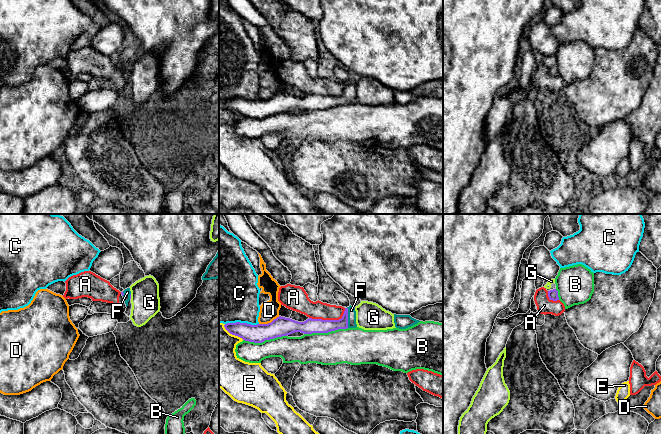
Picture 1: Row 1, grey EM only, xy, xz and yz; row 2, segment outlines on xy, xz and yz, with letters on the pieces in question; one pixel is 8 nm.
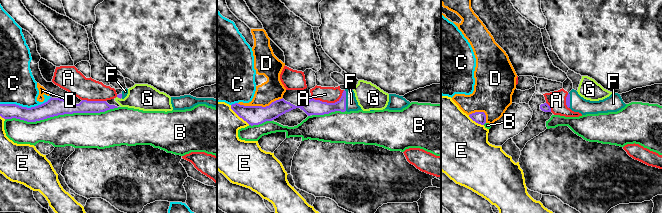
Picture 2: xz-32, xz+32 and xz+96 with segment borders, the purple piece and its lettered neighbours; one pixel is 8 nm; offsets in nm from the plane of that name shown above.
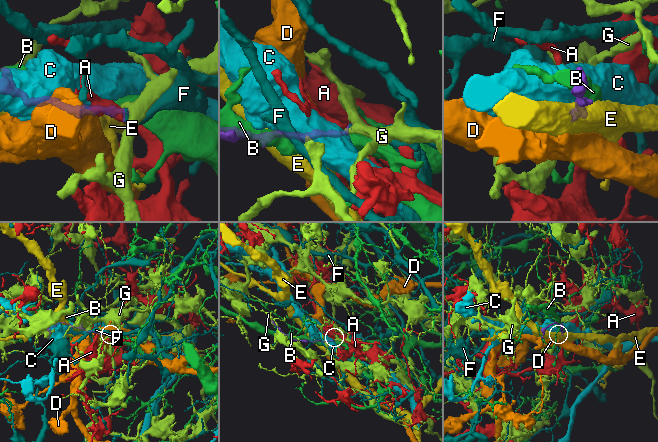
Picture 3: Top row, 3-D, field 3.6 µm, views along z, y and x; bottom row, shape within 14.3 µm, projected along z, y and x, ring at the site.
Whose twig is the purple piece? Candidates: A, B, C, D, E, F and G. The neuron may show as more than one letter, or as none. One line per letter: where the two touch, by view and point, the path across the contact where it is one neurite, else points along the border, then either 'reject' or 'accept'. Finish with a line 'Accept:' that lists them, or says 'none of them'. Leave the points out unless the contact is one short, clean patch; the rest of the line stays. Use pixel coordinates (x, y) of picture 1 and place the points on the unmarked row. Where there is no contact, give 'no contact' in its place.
A: contact xz (329, 96); border xz (345, 84), (342, 92), (338, 95), (309, 94); reject
B: contact xz (325, 108); reject
C: contact xz (241, 99); reject
D: contact xz (269, 99); border xz (279, 92), (270, 98), (259, 100); reject
E: contact xz (233, 110); reject
F: contact xz (347, 93); accept
G: contact xy (130, 72); border xy (130, 70), (131, 74); reject
Accept: F

